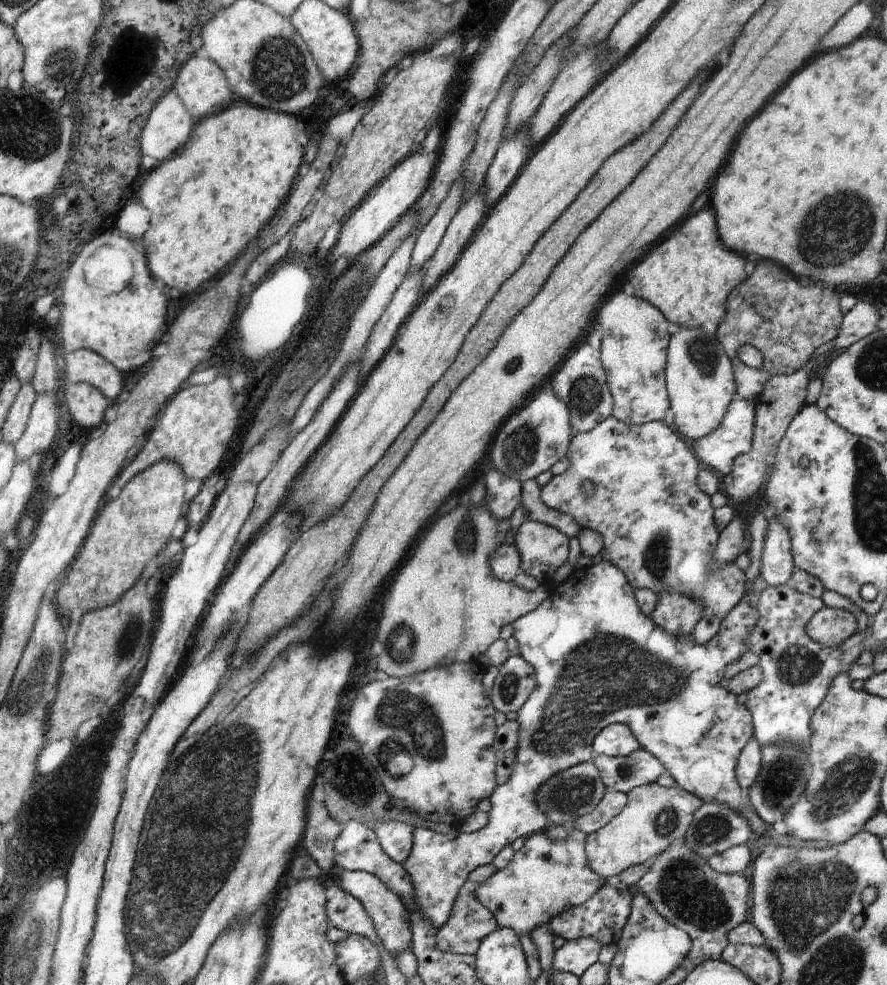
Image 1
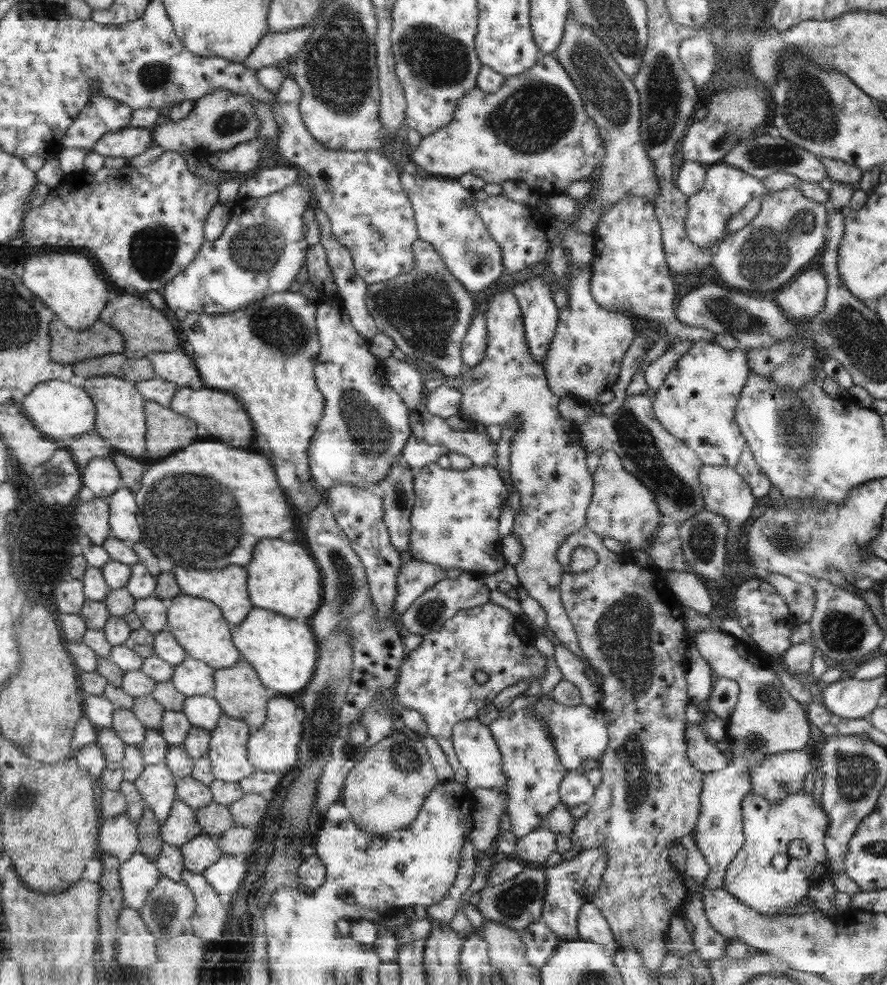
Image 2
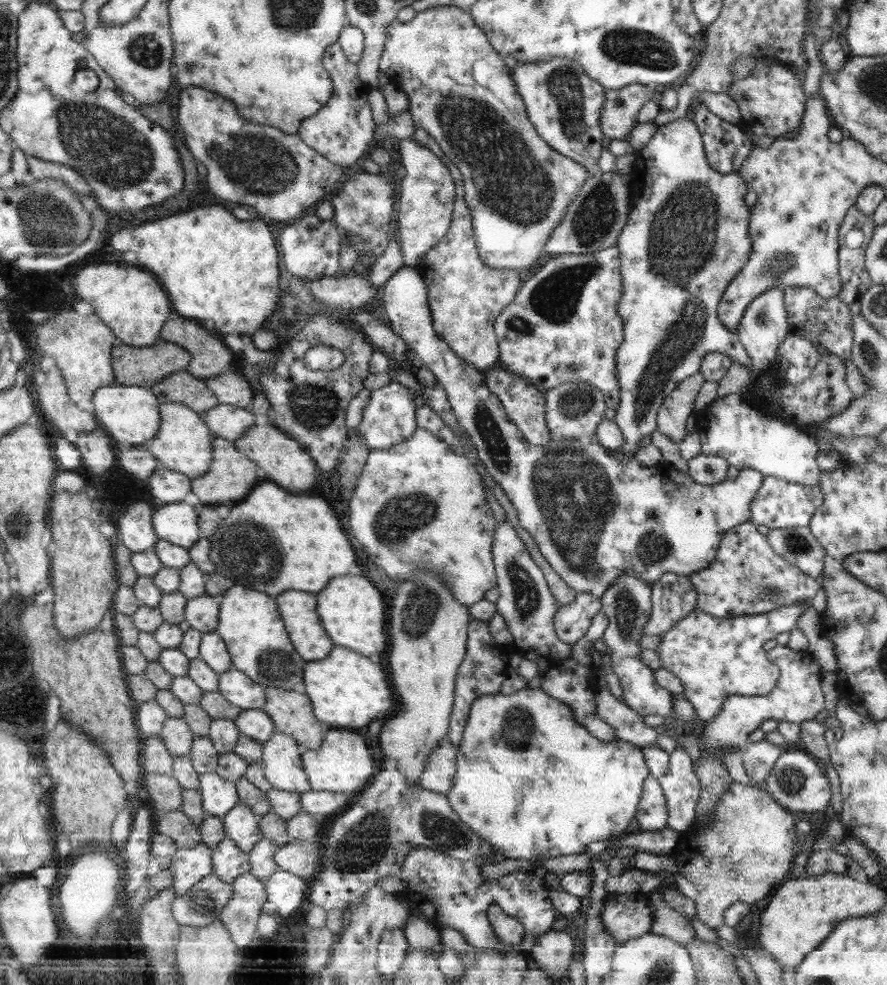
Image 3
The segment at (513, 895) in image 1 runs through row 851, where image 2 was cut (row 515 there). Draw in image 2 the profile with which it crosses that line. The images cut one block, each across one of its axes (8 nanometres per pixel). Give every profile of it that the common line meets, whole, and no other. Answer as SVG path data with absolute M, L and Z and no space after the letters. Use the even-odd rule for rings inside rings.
M512 289L502 290L501 292L496 292L490 296L490 299L488 300L488 310L486 309L485 311L485 327L487 328L486 356L484 357L484 360L478 364L478 366L472 367L474 377L478 379L478 382L466 382L461 386L454 386L449 382L445 382L444 385L455 387L462 393L462 402L460 402L460 406L458 407L458 414L463 420L474 423L482 423L486 426L500 425L500 428L504 429L504 427L506 427L512 419L516 419L516 417L520 419L520 428L518 428L516 436L512 438L509 458L509 478L520 494L520 510L518 511L518 514L514 515L514 528L512 528L512 532L510 533L512 533L512 535L516 535L516 537L520 537L520 541L522 541L522 545L524 545L522 560L520 560L514 568L518 579L520 580L521 588L526 590L528 596L536 600L536 602L538 602L538 604L540 604L540 606L546 611L546 624L548 625L548 628L552 630L552 633L554 633L554 635L556 635L557 638L567 647L567 650L570 650L576 658L579 658L583 662L586 658L584 658L583 653L580 651L576 631L574 630L569 617L566 615L563 605L561 604L561 591L559 585L562 582L562 572L566 572L566 566L562 565L562 563L558 561L556 554L558 552L558 547L560 547L562 541L566 539L566 535L570 535L570 533L578 531L580 527L586 525L586 511L588 504L590 504L590 500L592 500L593 494L593 473L586 464L587 450L584 449L584 445L582 445L582 437L580 437L580 429L578 426L570 421L566 421L566 419L564 419L564 417L560 414L560 400L556 397L556 393L552 392L552 389L548 387L548 380L544 365L540 363L540 361L536 361L536 359L534 359L534 355L532 355L532 353L530 353L530 349L528 349L526 331L524 331L524 321L522 321L522 311L520 310L520 305L518 305L516 295L512 293Z

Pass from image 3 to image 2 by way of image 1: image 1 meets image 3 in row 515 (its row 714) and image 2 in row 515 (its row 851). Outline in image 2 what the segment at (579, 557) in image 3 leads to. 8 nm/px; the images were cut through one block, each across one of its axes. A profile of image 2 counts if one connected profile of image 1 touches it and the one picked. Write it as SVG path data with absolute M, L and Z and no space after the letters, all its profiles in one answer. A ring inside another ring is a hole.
M432 462L424 468L414 471L414 508L410 516L411 530L409 534L410 554L414 559L428 561L448 568L455 566L463 571L476 571L486 576L496 573L506 566L507 562L502 552L500 531L498 531L498 518L502 514L504 504L508 506L508 487L502 483L502 477L494 464L483 467L470 467L463 471L452 468L442 468L438 463Z

